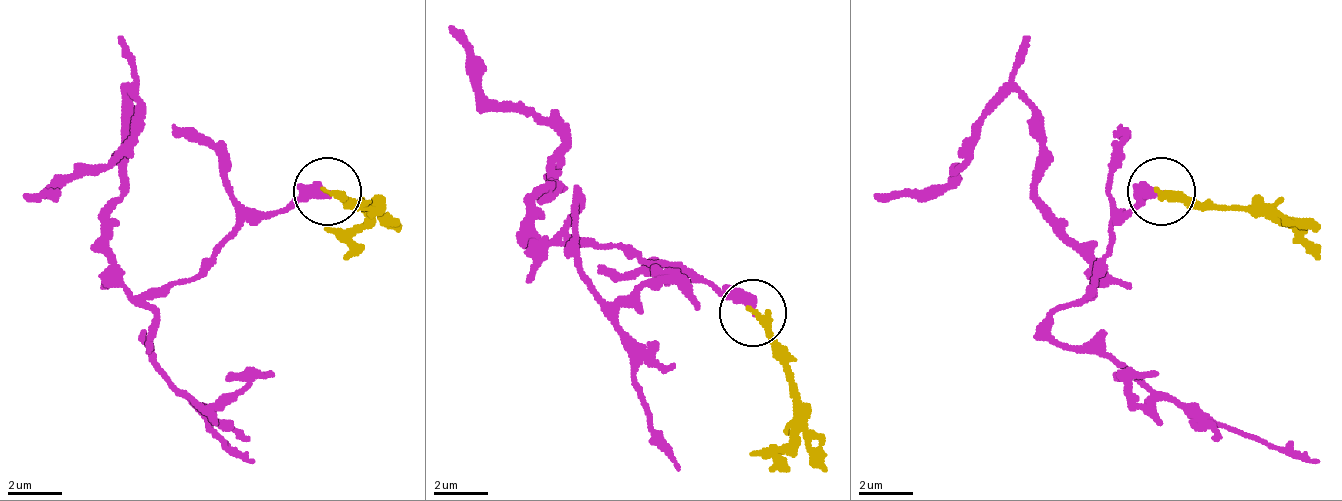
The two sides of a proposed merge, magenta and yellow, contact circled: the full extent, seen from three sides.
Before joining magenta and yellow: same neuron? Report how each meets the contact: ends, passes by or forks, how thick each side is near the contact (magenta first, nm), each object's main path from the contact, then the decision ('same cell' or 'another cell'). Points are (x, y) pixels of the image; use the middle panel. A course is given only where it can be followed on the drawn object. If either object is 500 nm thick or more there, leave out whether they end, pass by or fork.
magenta ends; yellow ends; calibres 380 and 320 nm; course magenta (751, 314), (663, 260), (535, 233), (535, 200), (562, 152), (555, 132), (481, 92), (475, 51), (448, 24); course yellow (751, 314), (785, 368), (791, 422), (771, 469); same cell

